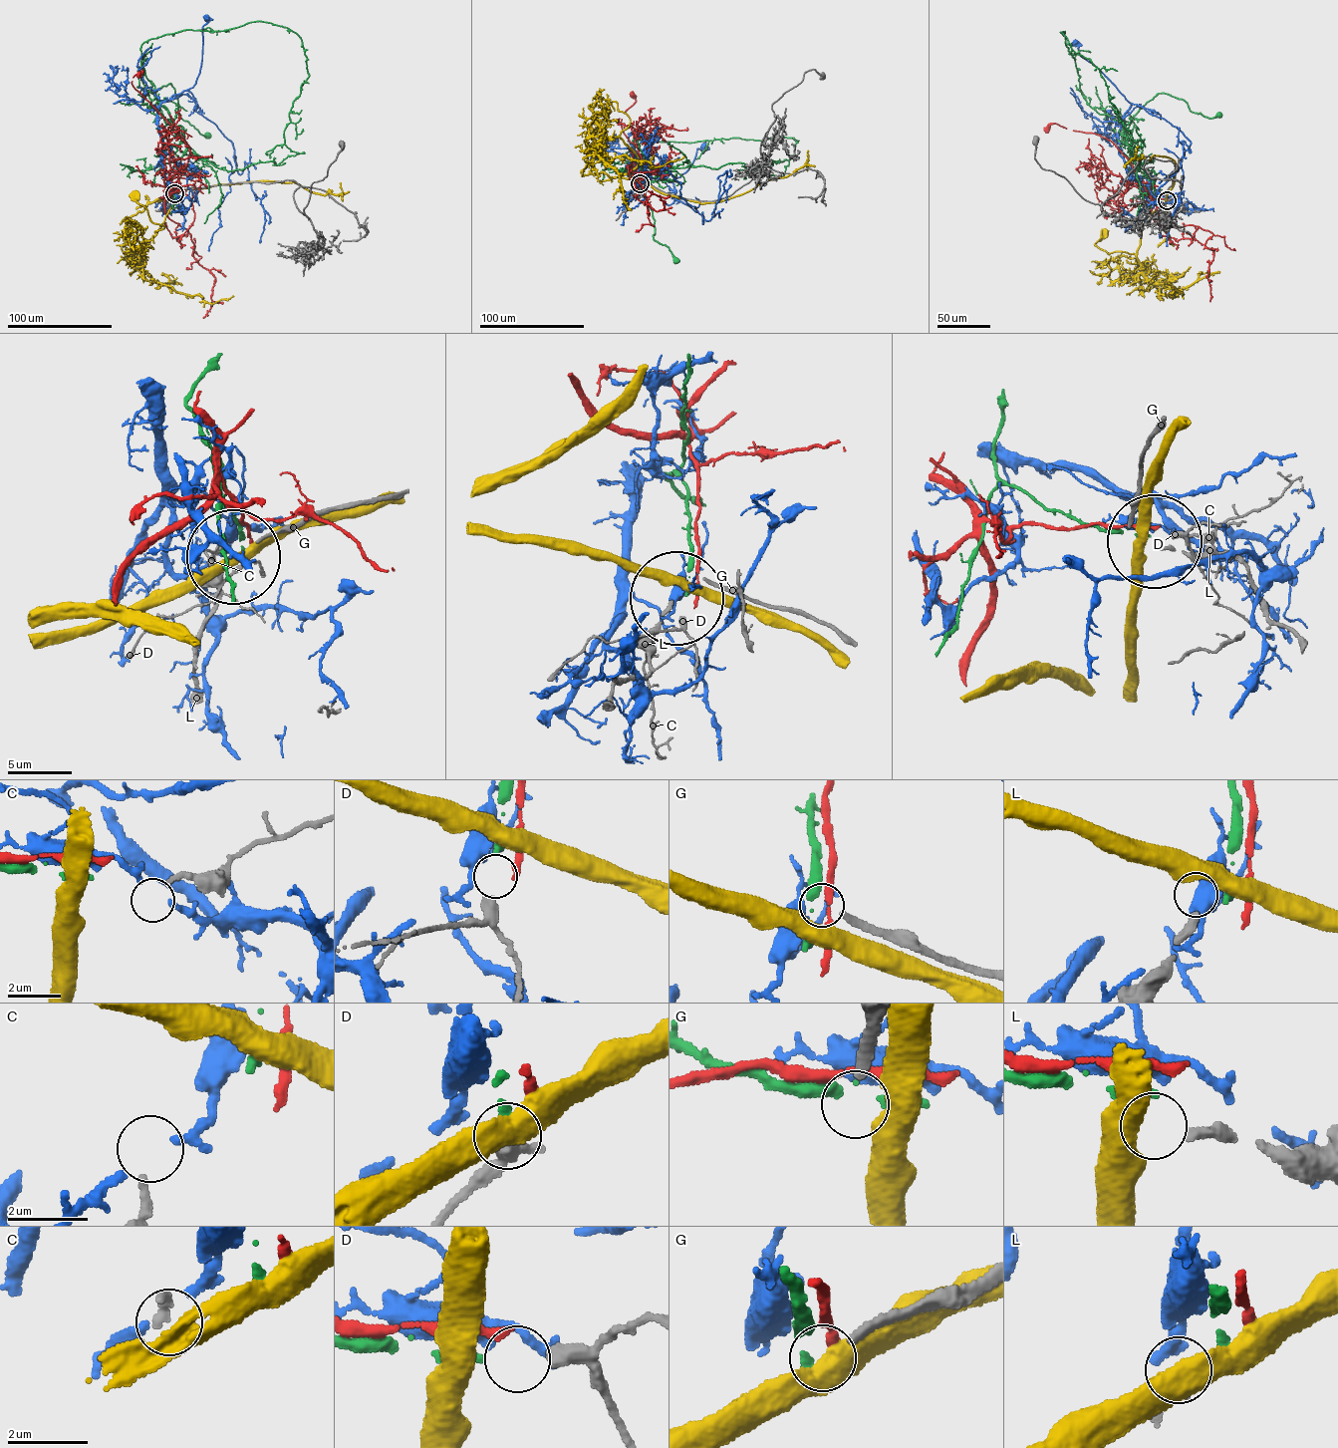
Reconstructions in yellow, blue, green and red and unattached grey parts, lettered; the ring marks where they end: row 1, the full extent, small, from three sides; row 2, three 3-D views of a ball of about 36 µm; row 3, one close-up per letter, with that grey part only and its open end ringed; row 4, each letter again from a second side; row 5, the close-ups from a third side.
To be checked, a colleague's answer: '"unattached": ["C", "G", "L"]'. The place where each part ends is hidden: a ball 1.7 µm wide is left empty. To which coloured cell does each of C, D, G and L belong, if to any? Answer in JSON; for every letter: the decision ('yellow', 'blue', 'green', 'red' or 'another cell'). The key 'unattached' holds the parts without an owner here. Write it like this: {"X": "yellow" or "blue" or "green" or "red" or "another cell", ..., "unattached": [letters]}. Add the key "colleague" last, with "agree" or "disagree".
{"C": "another cell", "D": "green", "G": "another cell", "L": "another cell", "unattached": ["C", "G", "L"], "colleague": "agree"}

